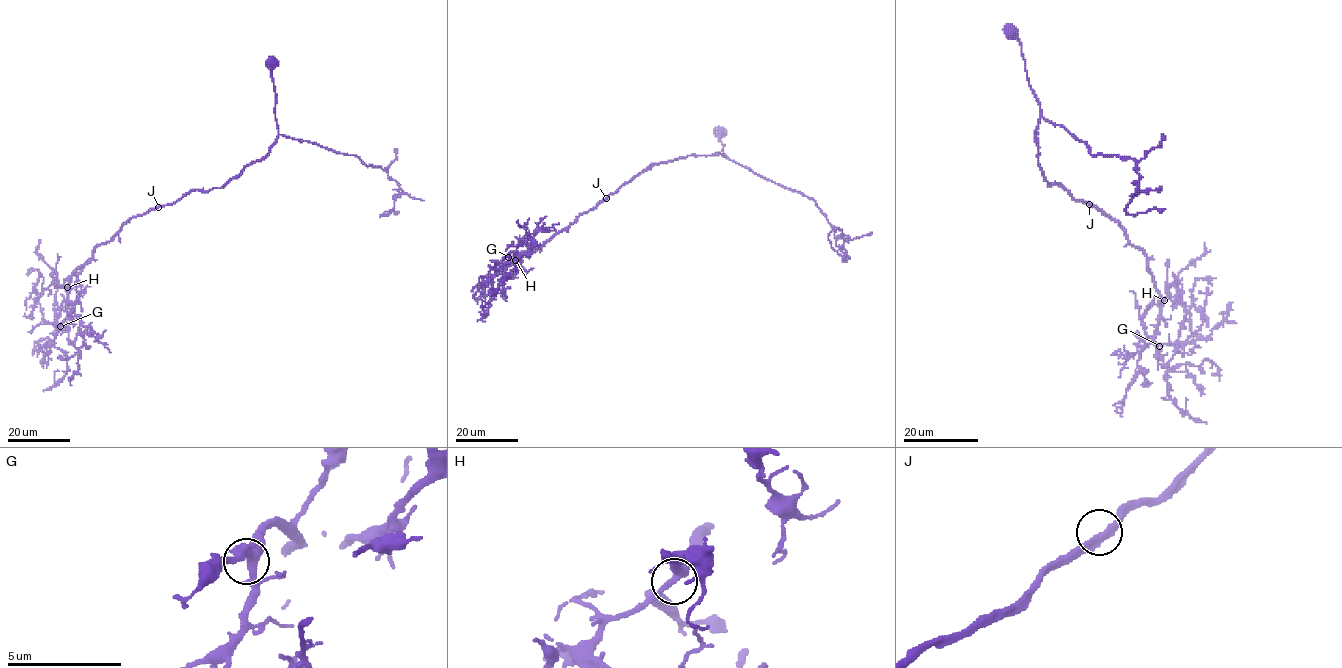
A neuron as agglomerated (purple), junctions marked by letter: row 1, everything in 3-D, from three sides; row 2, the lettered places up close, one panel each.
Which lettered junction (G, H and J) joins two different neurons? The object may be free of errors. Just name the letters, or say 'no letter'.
no letter

